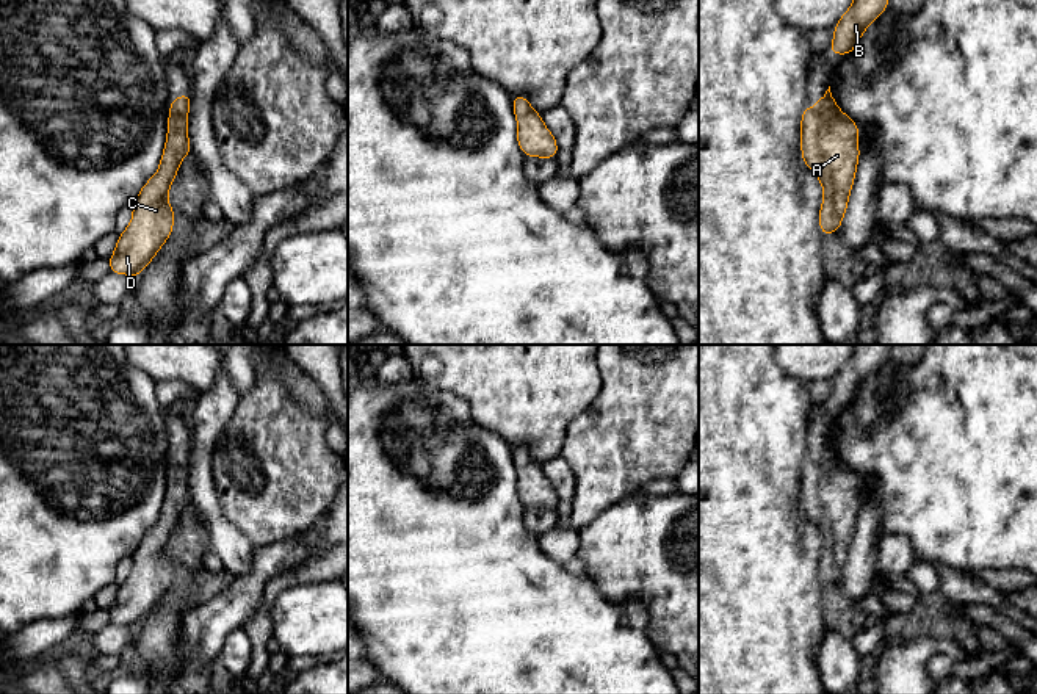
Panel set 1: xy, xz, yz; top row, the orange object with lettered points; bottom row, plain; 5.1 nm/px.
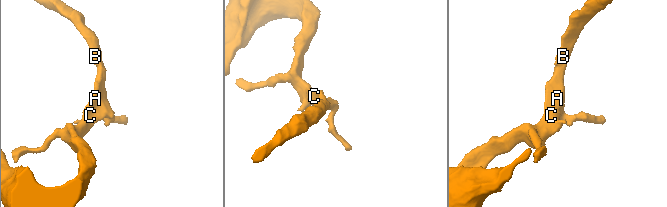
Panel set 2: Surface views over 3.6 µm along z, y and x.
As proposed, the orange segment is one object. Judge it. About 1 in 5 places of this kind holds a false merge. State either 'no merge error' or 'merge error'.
no merge error

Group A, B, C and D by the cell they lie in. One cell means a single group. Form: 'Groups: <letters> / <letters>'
Groups: A B C D

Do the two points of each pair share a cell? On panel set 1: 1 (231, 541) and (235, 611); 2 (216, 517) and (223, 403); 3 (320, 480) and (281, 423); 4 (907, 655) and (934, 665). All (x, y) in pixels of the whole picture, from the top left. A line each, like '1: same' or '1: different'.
1: different
2: same
3: same
4: different

